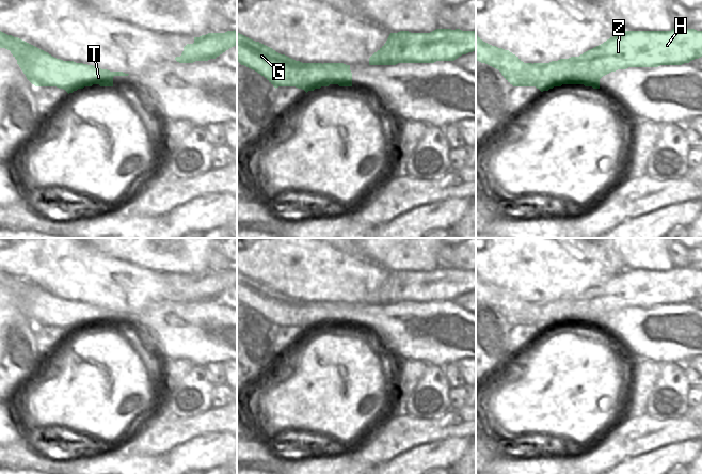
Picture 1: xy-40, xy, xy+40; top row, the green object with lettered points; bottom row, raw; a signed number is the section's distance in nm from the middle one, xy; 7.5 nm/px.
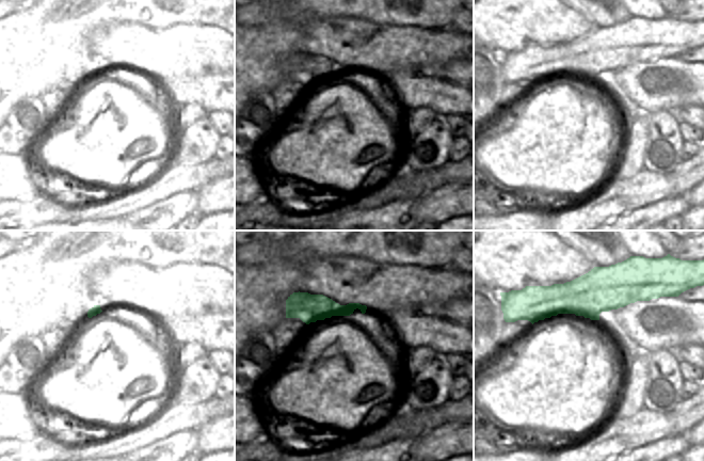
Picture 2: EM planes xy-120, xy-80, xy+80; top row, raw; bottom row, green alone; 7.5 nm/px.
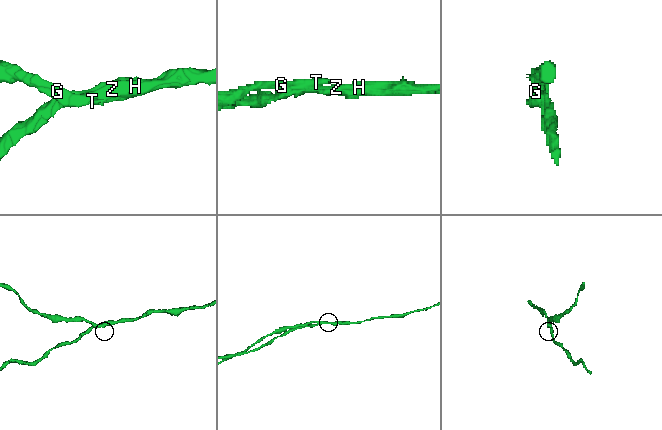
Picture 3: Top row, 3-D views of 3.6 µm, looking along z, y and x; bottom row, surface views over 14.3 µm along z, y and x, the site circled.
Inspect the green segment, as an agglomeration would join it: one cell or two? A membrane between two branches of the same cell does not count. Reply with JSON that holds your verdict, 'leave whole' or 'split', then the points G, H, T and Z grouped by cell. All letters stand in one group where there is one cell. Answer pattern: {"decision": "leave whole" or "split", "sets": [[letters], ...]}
{"decision": "split", "sets": [["G", "T"], ["H", "Z"]]}

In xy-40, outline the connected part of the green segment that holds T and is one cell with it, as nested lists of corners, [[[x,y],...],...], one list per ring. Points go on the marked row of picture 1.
[[[1,31],[0,48],[11,51],[32,84],[35,86],[57,86],[65,90],[68,94],[93,84],[113,86],[114,76],[129,75],[57,59],[48,52]]]

